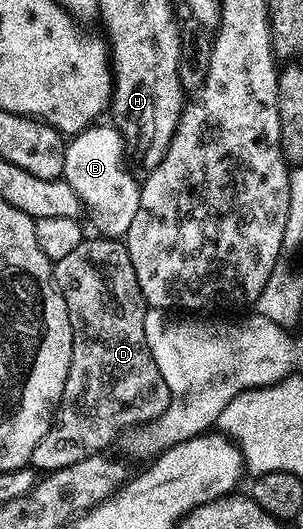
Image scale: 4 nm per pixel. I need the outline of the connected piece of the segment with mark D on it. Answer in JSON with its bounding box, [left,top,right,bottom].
[31,237,172,473]

